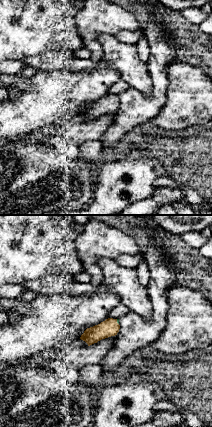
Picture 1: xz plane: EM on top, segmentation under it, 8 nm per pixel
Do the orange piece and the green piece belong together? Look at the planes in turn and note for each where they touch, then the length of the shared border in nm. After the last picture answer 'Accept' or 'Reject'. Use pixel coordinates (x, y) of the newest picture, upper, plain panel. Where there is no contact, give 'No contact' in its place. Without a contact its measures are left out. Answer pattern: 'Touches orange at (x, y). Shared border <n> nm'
Touches orange at (116, 98). Shared border 50 nm

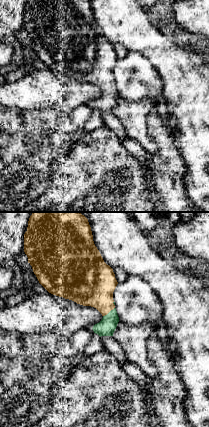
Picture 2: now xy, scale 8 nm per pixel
Touches orange at (108, 88). Shared border 120 nm

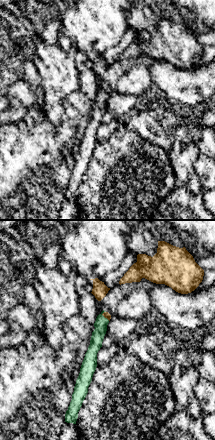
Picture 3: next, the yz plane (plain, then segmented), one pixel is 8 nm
Touches orange at (104, 92). Shared border 90 nm

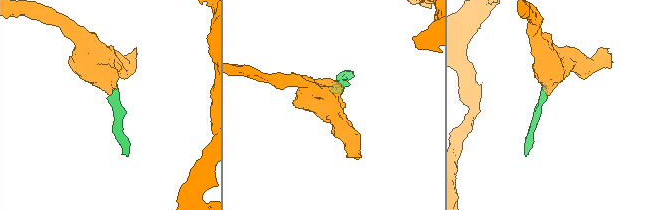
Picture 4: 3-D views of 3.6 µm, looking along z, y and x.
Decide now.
Accept

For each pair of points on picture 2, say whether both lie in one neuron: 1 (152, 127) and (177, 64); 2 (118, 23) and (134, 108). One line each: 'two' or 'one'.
1: two
2: two

